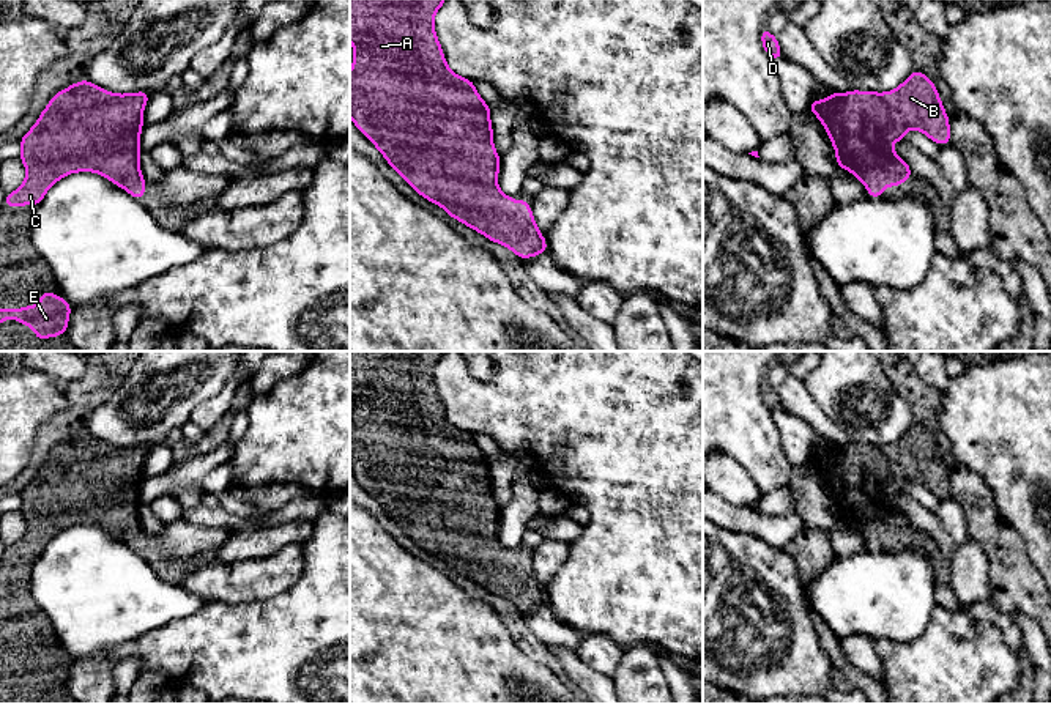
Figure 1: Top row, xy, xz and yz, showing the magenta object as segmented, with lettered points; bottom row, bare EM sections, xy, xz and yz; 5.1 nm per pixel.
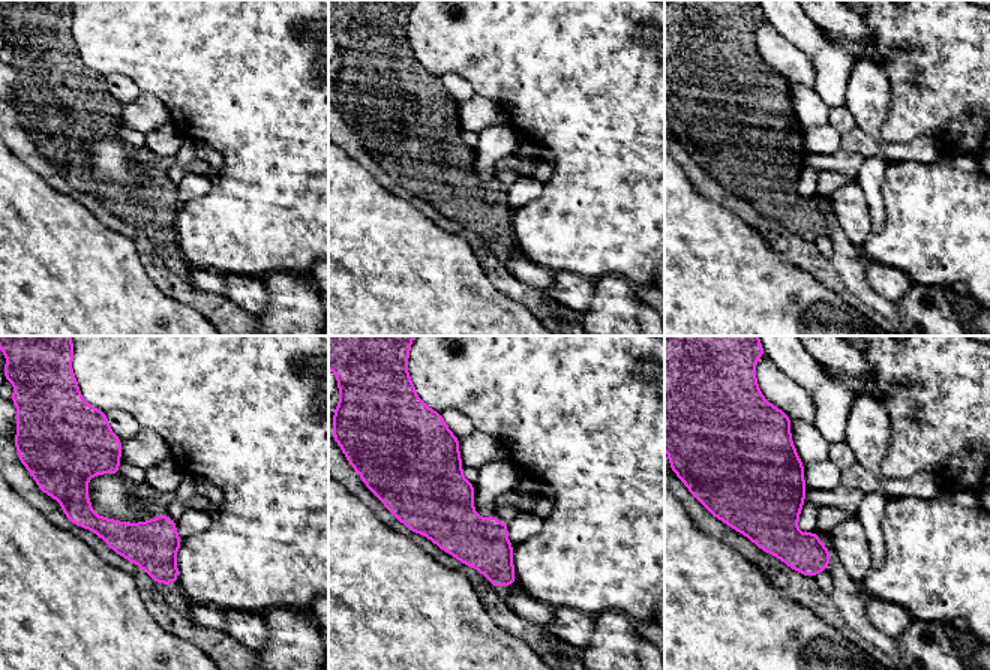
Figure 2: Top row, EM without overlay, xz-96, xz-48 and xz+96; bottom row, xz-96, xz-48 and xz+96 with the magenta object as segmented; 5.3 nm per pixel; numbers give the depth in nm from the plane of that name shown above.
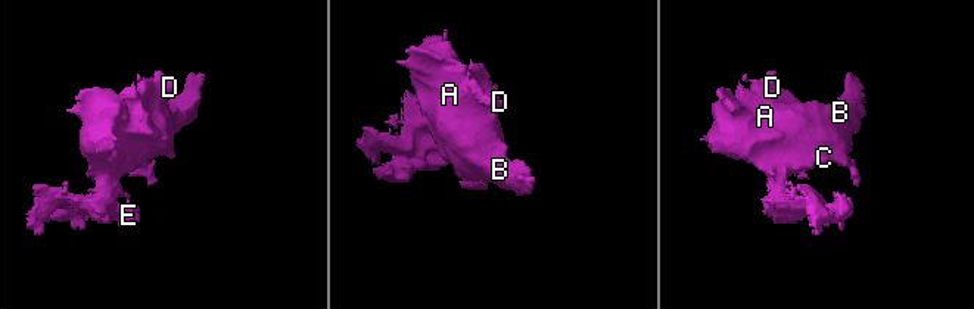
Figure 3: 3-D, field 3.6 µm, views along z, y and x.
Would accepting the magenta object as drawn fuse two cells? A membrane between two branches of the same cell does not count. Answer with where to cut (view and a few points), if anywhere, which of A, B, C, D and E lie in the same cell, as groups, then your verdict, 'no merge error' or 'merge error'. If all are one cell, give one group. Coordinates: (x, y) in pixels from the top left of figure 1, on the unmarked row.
cut none; groups A B C D E; no merge error

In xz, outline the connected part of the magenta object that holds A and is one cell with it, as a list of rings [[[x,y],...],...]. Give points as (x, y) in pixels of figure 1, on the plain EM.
[[[350,351],[350,394],[355,400],[350,424],[350,471],[419,548],[444,561],[451,570],[490,594],[507,598],[520,611],[544,606],[547,595],[526,551],[518,556],[498,540],[501,509],[492,495],[495,487],[490,477],[490,460],[477,447],[471,433],[459,430],[446,417],[433,383],[433,369],[444,354],[446,351]]]

